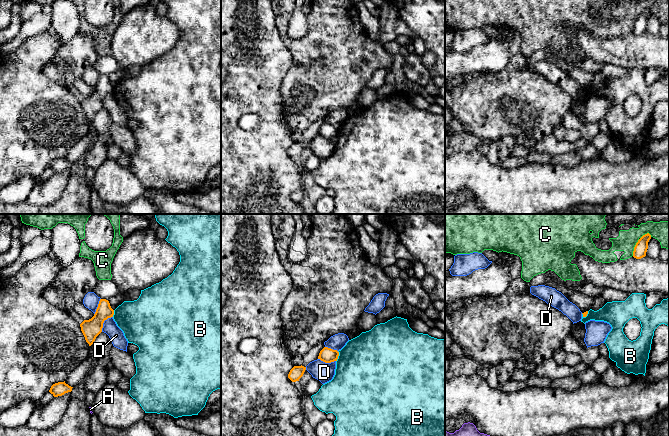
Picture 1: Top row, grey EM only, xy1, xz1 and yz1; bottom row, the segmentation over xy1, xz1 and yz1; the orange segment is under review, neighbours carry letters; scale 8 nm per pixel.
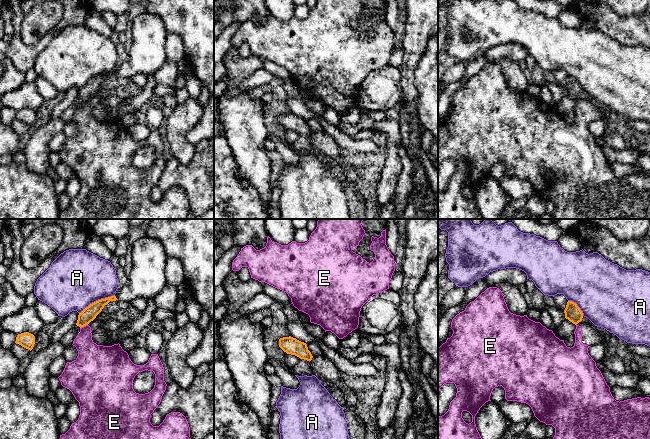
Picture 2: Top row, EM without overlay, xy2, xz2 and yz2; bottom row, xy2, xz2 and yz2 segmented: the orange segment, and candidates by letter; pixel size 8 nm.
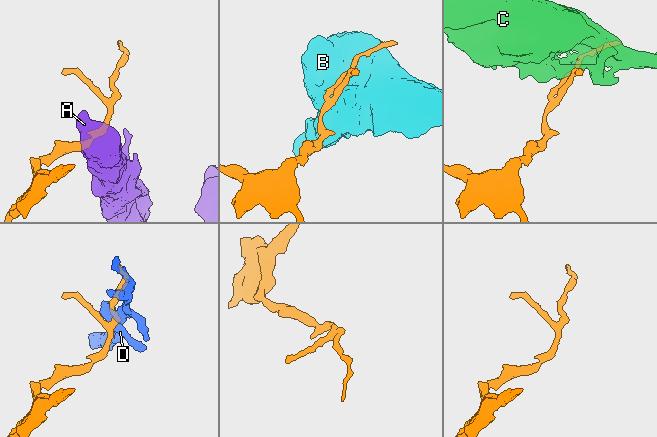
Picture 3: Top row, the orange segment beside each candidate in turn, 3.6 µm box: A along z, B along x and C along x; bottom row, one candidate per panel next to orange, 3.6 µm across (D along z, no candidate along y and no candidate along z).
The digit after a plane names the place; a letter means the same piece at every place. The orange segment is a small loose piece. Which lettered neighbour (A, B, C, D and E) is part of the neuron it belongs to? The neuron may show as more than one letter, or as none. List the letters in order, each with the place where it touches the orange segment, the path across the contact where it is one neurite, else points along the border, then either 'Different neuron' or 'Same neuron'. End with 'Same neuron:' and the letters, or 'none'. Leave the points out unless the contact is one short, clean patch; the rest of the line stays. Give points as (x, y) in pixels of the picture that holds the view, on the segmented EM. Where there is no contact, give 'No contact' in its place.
A: Touches orange at xy2 (96, 301). Boundary: xy2 (114, 294), (90, 303), (79, 313). Different neuron
B: Touches orange at xz1 (338, 355). Boundary: xz1 (338, 351), (336, 361). Different neuron
C: Touches orange at yz1 (636, 243). Different neuron
D: Touches orange at xy1 (103, 322). Different neuron
E: Touches orange at xy2 (83, 326). Boundary: xy2 (87, 324), (80, 328). Different neuron
Same neuron: none

